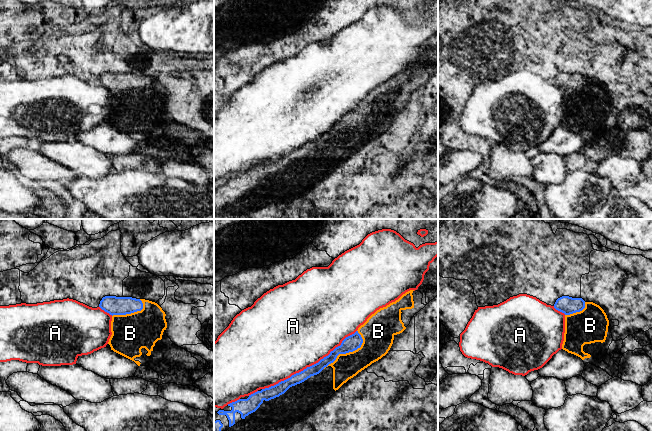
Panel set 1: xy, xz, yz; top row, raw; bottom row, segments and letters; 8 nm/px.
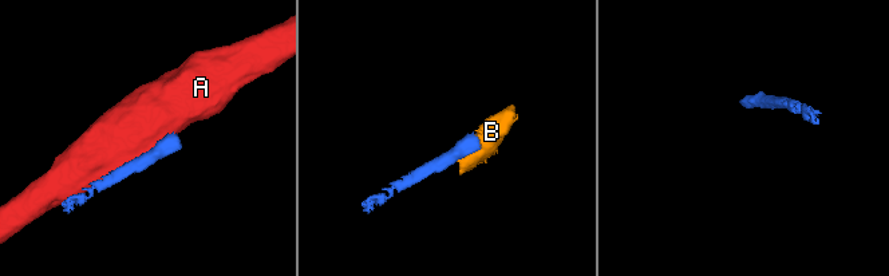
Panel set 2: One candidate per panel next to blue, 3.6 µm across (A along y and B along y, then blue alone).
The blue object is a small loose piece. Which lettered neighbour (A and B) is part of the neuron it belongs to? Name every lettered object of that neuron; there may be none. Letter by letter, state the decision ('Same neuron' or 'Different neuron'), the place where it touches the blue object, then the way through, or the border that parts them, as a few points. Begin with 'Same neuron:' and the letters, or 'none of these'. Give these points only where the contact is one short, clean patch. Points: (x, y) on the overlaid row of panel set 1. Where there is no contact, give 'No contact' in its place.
Same neuron: B
A: Different neuron. Touches blue at xz (310, 366)
B: Same neuron. Touches blue at xz (349, 351). Path across: xz (351, 343), (349, 351), (358, 351), (377, 338)

